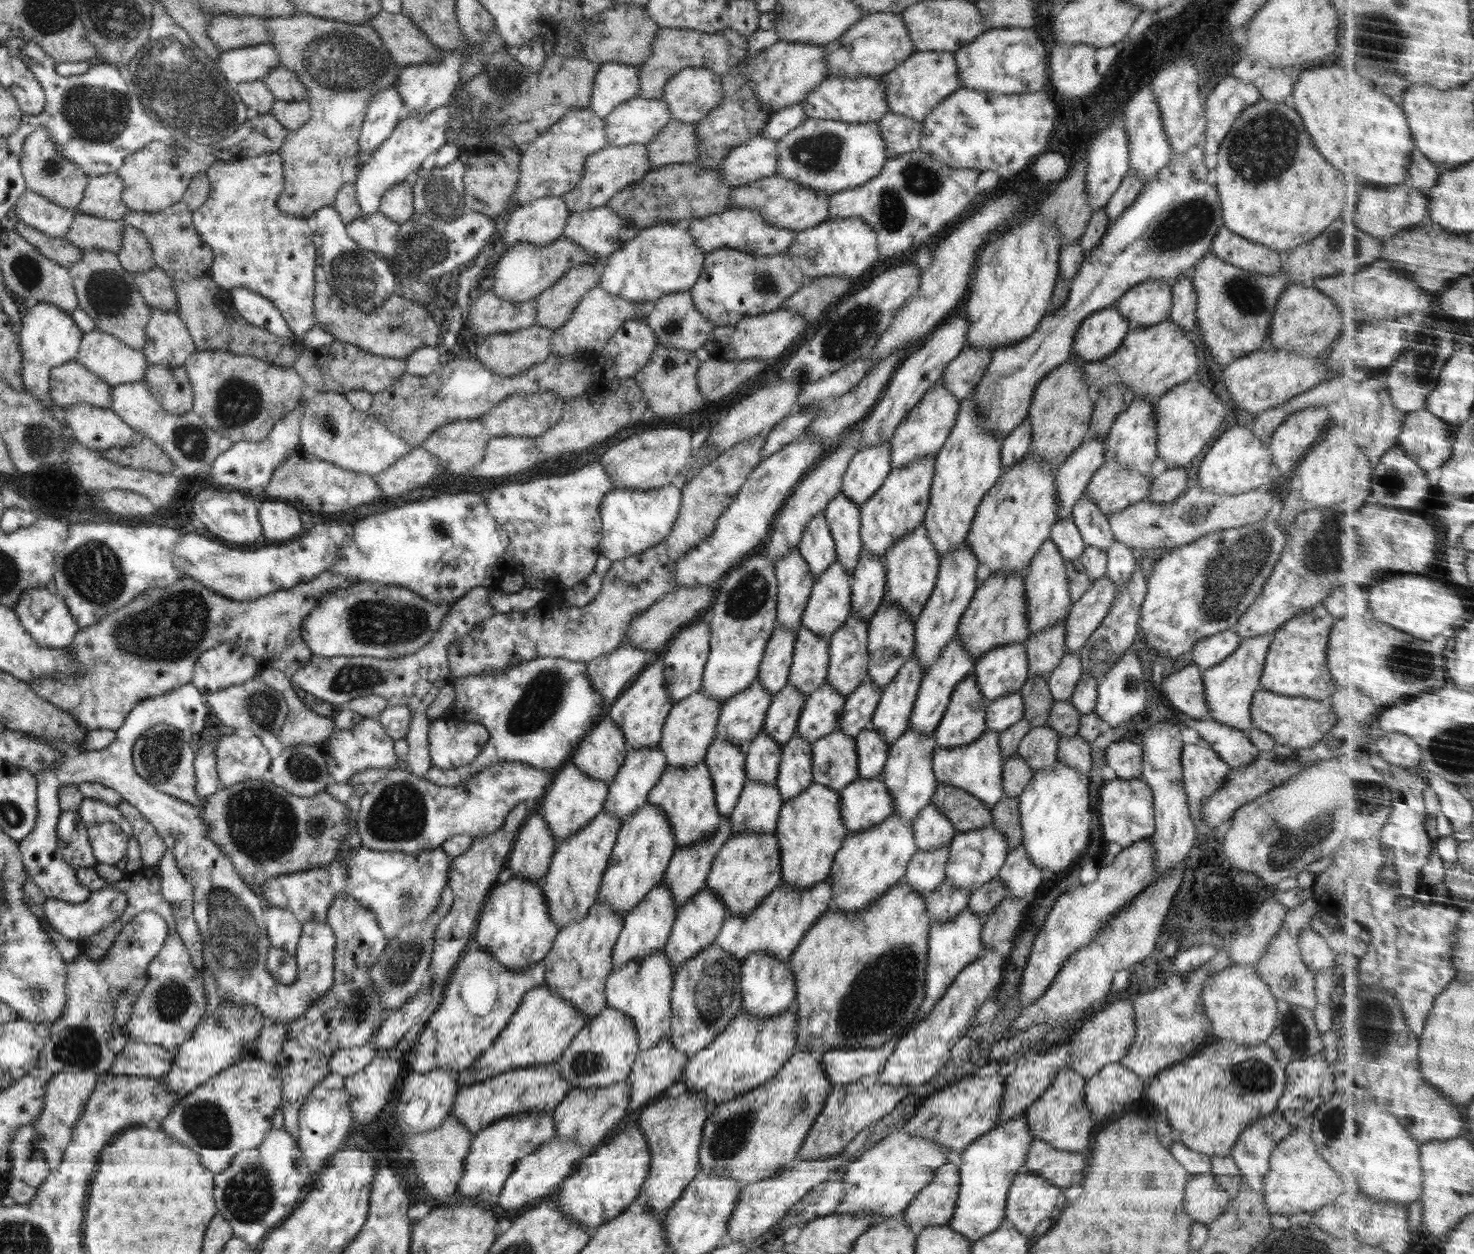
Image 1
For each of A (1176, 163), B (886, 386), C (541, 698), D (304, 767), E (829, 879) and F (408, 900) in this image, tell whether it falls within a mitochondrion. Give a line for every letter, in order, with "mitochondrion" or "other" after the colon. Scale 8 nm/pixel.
A: other
B: other
C: mitochondrion
D: mitochondrion
E: other
F: mitochondrion

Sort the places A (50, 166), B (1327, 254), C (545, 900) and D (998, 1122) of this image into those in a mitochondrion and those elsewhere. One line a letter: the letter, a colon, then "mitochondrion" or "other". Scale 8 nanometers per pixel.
A: mitochondrion
B: other
C: other
D: other

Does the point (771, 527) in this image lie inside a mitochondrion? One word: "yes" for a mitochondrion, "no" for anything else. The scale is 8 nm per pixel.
no

